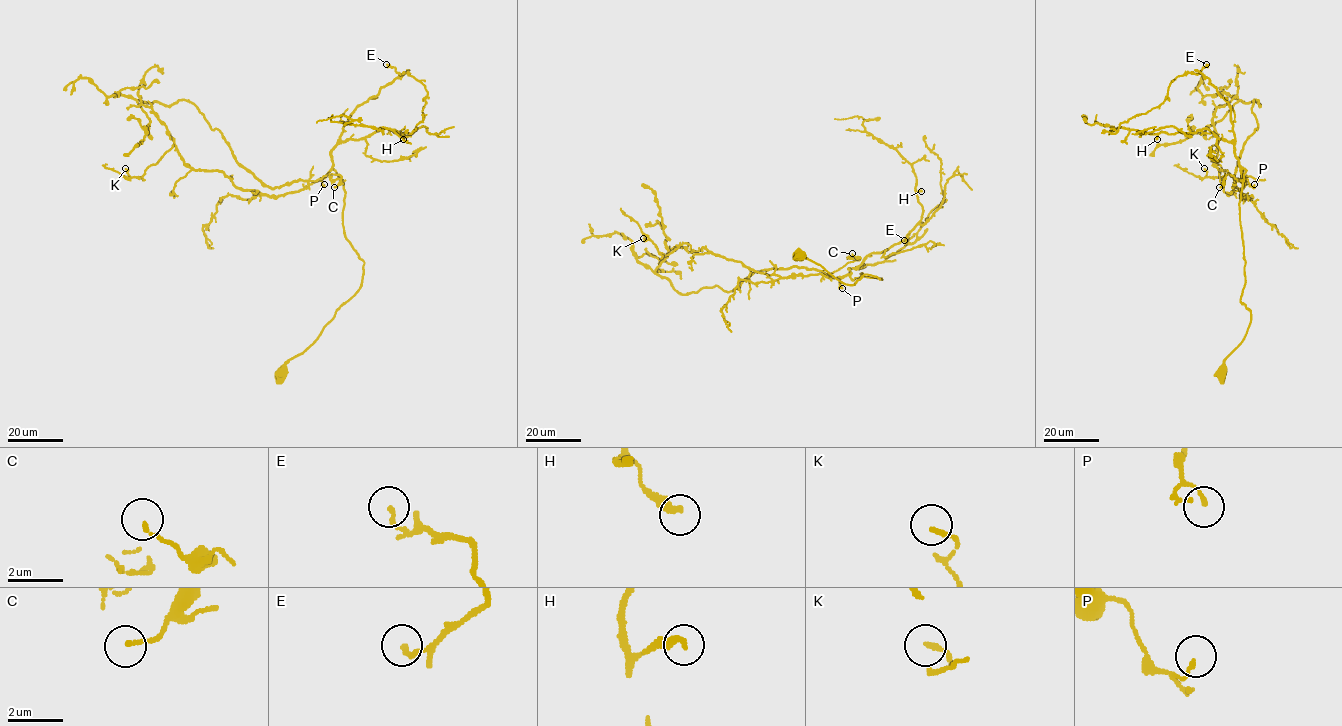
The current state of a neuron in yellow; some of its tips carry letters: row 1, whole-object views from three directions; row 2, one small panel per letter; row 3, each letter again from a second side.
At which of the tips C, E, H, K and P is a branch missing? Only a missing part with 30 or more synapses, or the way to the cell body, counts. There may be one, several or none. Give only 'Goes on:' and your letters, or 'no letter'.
Goes on: no letter

